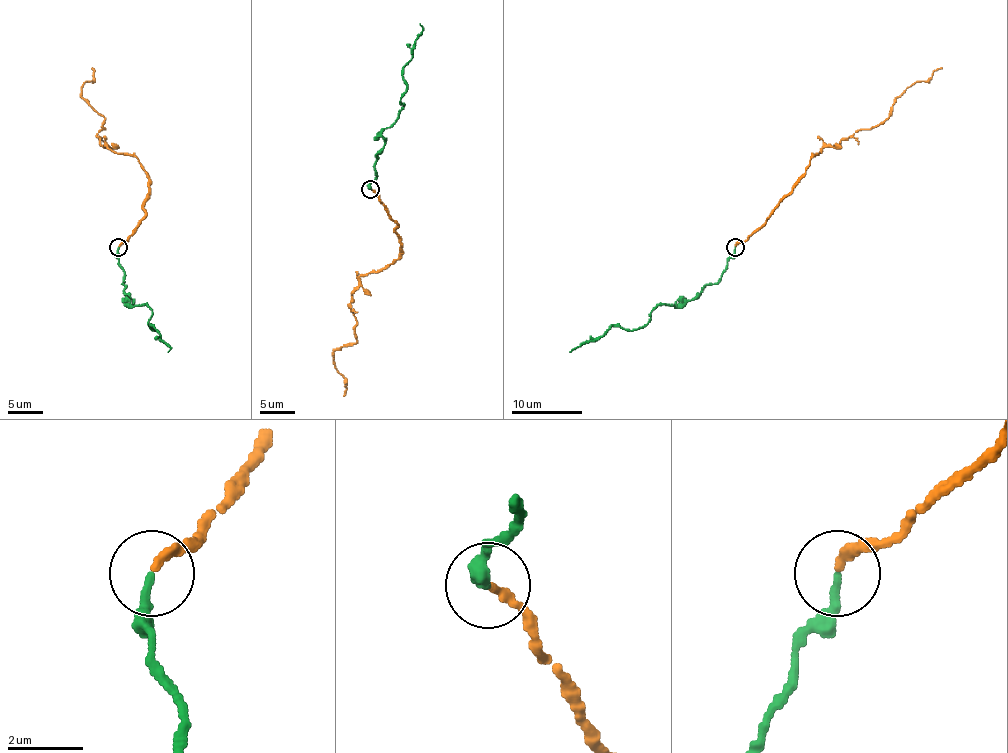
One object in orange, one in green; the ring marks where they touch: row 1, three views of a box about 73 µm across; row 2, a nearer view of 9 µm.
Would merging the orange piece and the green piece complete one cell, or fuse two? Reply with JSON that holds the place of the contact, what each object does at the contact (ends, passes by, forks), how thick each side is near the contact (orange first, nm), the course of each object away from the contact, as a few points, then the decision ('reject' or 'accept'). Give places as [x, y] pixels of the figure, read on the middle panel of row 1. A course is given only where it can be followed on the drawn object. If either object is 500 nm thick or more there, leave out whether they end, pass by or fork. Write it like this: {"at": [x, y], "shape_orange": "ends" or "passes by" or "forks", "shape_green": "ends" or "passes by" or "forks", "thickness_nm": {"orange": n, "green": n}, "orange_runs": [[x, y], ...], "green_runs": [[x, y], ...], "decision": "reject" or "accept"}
{"at": [370, 189], "shape_orange": "ends", "shape_green": "ends", "thickness_nm": {"orange": 260, "green": 240}, "orange_runs": [[370, 188], [396, 224], [400, 255], [363, 275], [352, 292], [356, 341], [333, 352], [344, 396]], "green_runs": [[370, 188], [375, 155], [384, 144], [381, 132], [395, 122], [403, 104], [403, 65], [423, 30], [419, 23]], "decision": "accept"}

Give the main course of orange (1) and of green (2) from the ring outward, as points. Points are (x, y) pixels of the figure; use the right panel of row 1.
1: (734, 246), (770, 215), (812, 157), (865, 129), (877, 127), (909, 86), (942, 67)
2: (734, 246), (720, 278), (690, 299), (655, 308), (641, 327), (629, 331), (611, 326), (569, 352)

